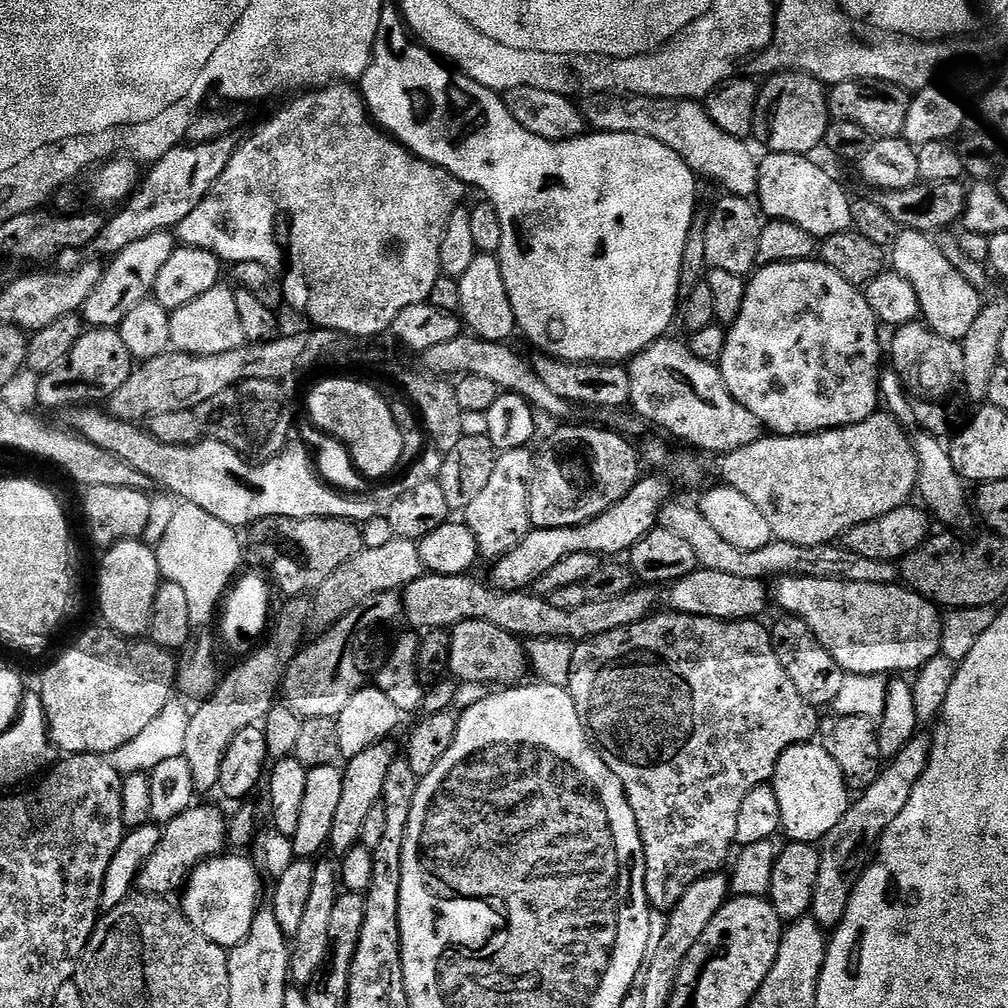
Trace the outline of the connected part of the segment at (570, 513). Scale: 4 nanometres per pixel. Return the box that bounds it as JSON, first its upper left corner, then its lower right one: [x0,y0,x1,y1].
[530,422,642,528]

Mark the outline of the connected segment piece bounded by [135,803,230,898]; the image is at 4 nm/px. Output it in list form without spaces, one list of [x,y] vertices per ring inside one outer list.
[[[199,804],[186,809],[178,814],[178,818],[160,828],[158,850],[150,854],[136,878],[135,887],[143,895],[164,898],[169,895],[167,892],[179,893],[191,876],[193,868],[197,868],[204,860],[221,855],[225,851],[224,846],[229,845],[229,817],[224,817],[223,810],[212,804]]]

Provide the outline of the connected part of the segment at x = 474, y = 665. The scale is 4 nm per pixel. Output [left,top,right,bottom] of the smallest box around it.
[449,619,527,686]

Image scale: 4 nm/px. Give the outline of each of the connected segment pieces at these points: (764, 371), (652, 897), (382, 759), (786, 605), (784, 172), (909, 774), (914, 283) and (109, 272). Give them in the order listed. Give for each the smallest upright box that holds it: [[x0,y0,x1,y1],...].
[[718,259,882,436],[567,610,822,913],[328,738,398,858],[774,576,941,678],[756,152,852,238],[811,739,930,930],[890,231,982,342],[82,231,178,329]]

